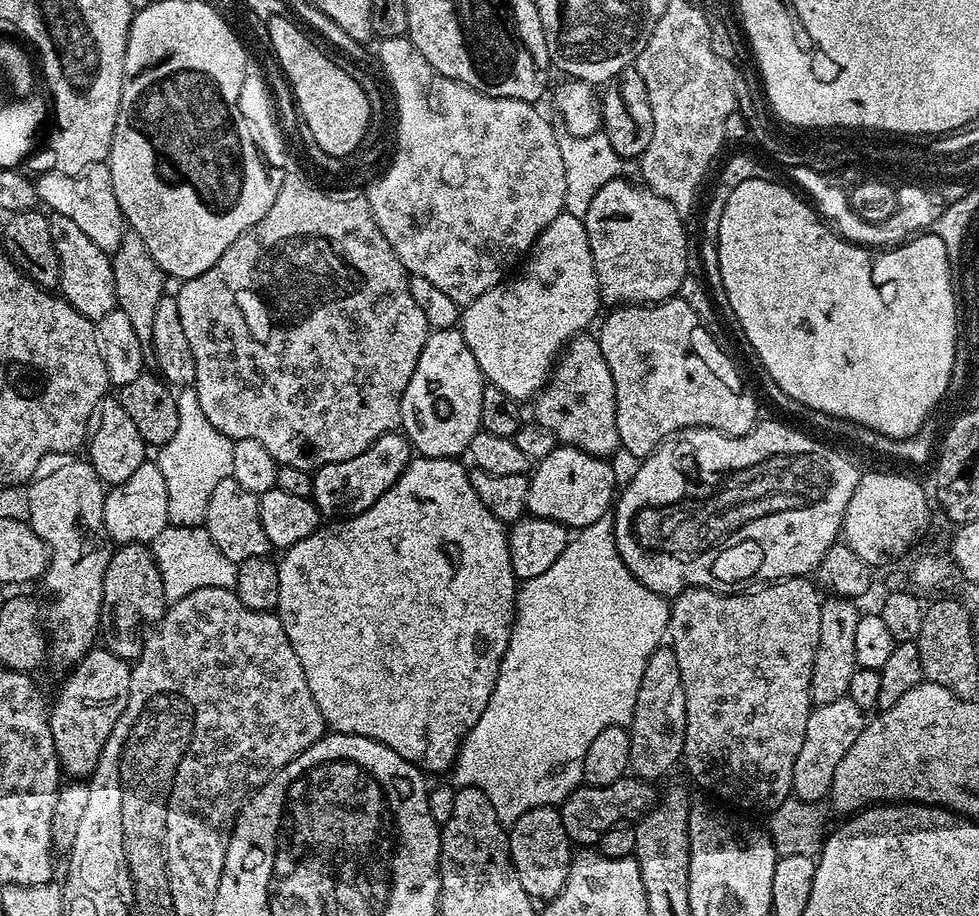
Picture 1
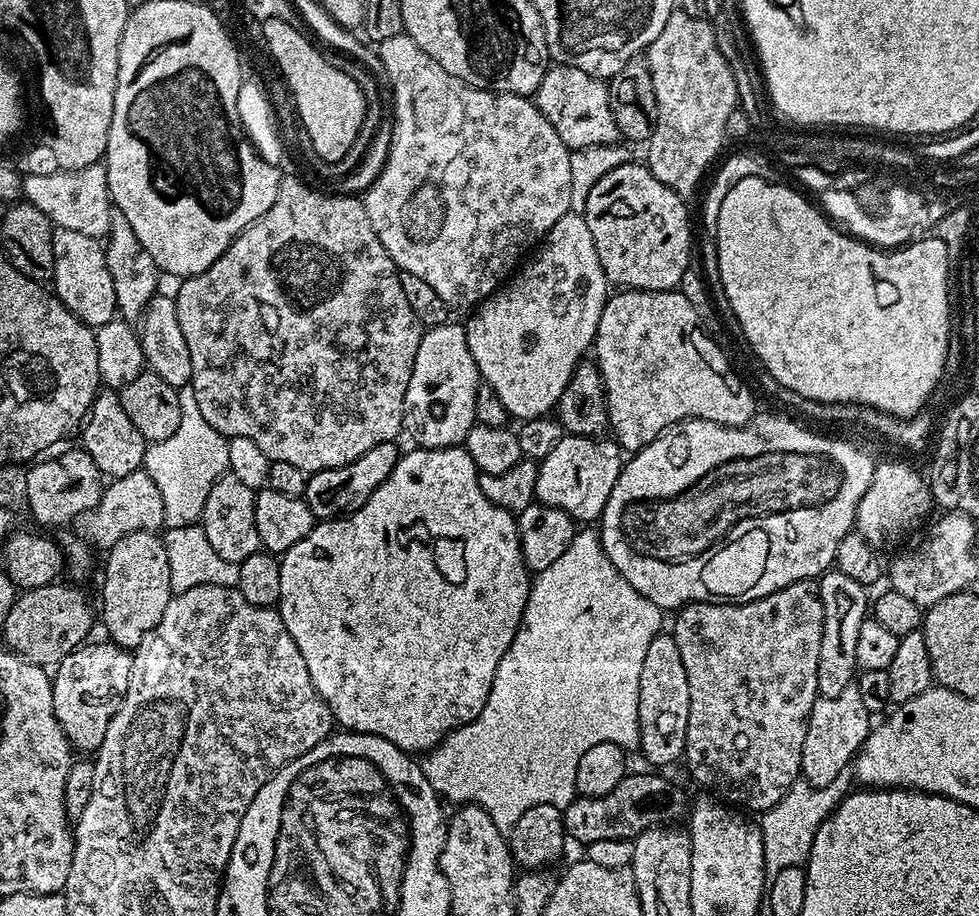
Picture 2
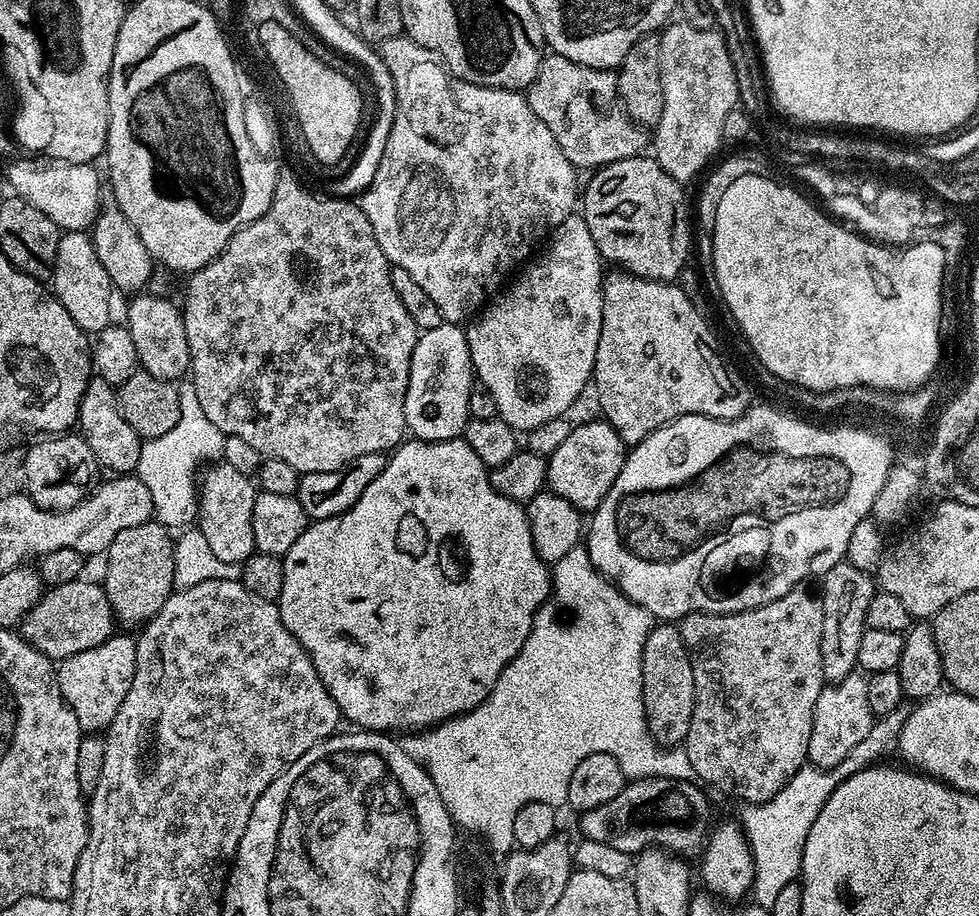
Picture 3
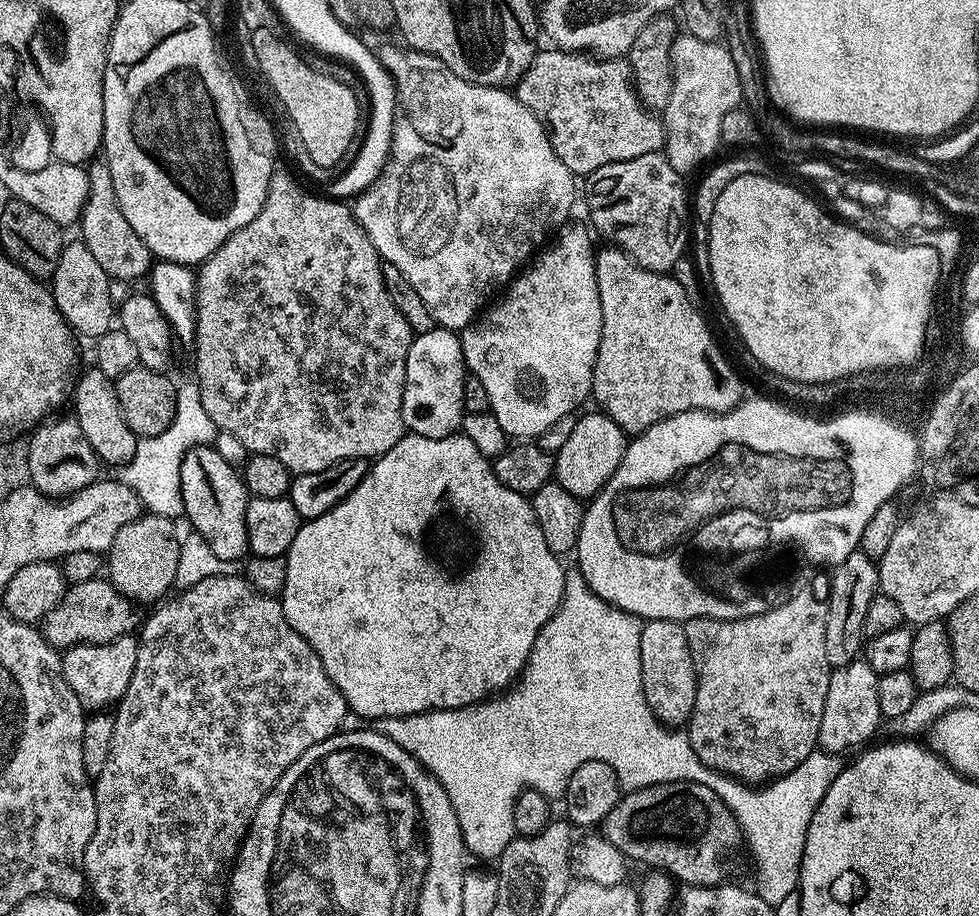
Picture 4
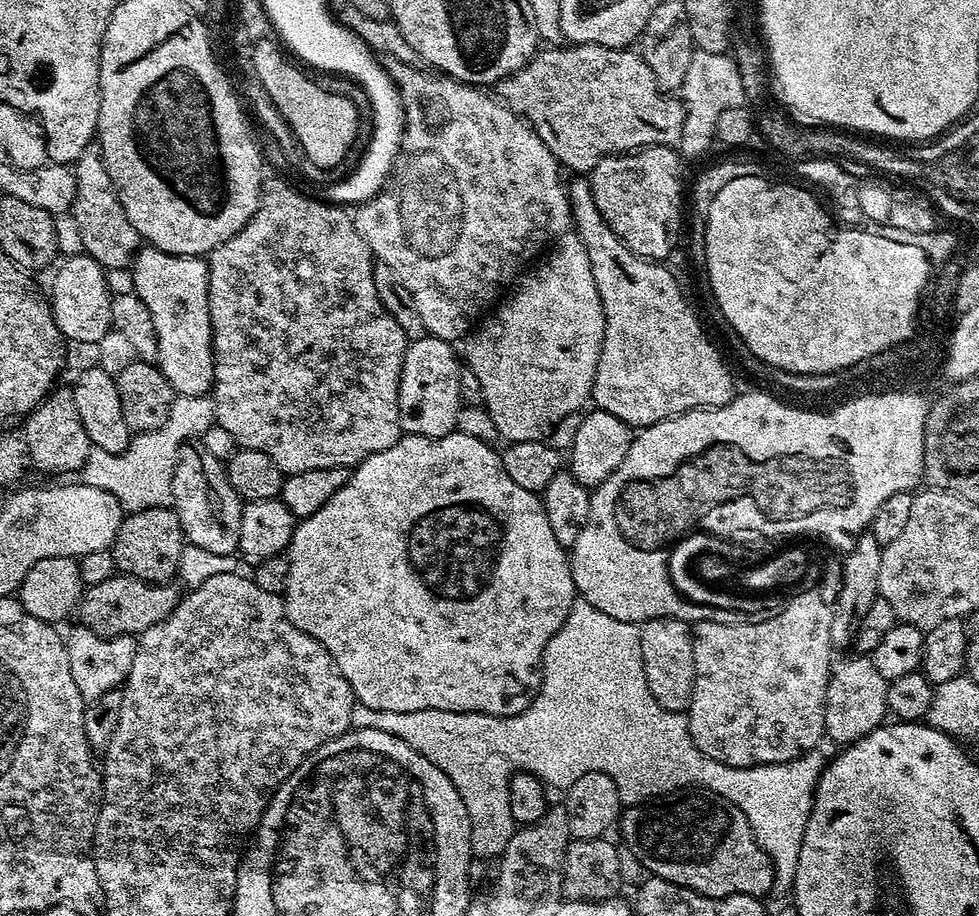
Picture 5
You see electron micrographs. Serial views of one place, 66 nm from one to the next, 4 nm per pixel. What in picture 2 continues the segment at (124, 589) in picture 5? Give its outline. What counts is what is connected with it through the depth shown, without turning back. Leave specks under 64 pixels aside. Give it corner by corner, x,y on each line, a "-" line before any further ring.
65,582
21,591
6,615
3,643
24,660
41,666
55,666
89,639
94,620
94,604

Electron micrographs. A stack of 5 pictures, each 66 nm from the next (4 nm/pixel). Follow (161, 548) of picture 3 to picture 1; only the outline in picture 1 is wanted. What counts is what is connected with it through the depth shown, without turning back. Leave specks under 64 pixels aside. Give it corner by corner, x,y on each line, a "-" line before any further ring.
146,544
119,545
110,558
110,566
106,566
106,578
102,586
99,631
102,633
103,647
118,654
118,658
123,660
139,660
150,633
165,611
162,578
151,547

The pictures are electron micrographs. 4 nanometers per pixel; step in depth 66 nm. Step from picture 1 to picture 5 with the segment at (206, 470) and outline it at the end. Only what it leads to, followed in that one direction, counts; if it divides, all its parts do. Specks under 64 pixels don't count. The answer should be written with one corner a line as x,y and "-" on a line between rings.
177,394
170,406
170,418
166,418
166,422
162,422
162,426
158,430
133,435
126,450
122,450
118,454
106,454
106,450
93,448
82,469
83,483
105,488
110,494
119,498
120,505
126,510
167,508
172,503
172,483
174,482
174,470
176,469
176,459
180,453
180,445
203,437
204,432
210,430
210,426
214,423
216,423
216,415
208,396
181,396

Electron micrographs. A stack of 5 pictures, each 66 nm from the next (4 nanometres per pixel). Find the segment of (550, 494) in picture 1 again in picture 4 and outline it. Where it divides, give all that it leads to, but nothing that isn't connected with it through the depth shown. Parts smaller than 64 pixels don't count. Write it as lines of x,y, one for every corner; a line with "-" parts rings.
591,410
577,419
574,431
566,446
554,454
554,478
570,494
581,498
597,496
606,486
606,482
618,470
618,462
628,449
629,437
608,415
599,410

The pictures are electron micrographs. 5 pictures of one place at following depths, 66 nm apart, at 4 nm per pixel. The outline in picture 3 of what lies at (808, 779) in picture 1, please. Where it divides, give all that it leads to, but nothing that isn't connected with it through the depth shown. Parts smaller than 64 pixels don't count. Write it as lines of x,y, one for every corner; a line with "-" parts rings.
857,670
842,680
825,686
818,694
818,706
814,706
814,726
810,730
810,746
807,763
818,768
833,768
870,734
874,717
866,694
868,676

